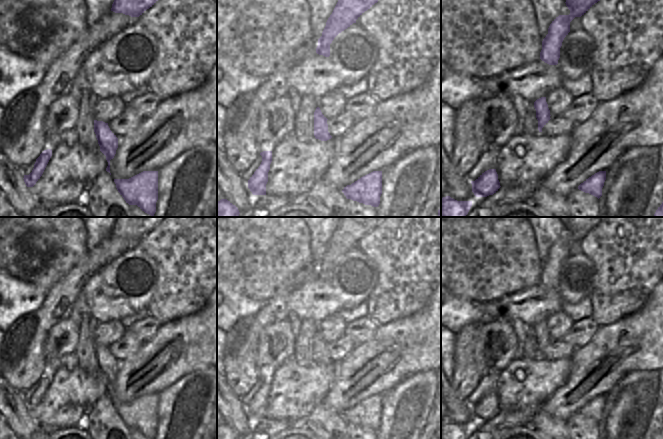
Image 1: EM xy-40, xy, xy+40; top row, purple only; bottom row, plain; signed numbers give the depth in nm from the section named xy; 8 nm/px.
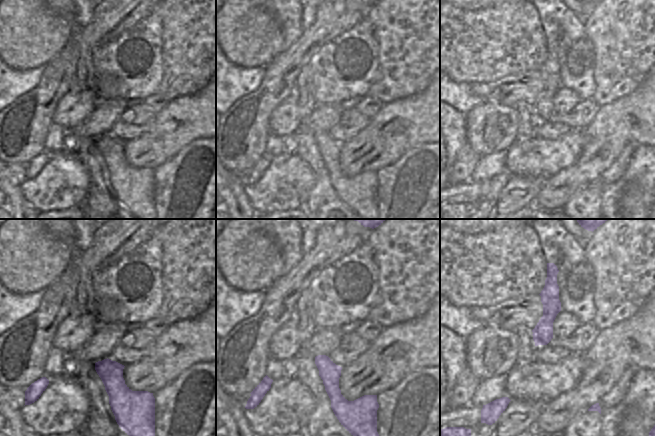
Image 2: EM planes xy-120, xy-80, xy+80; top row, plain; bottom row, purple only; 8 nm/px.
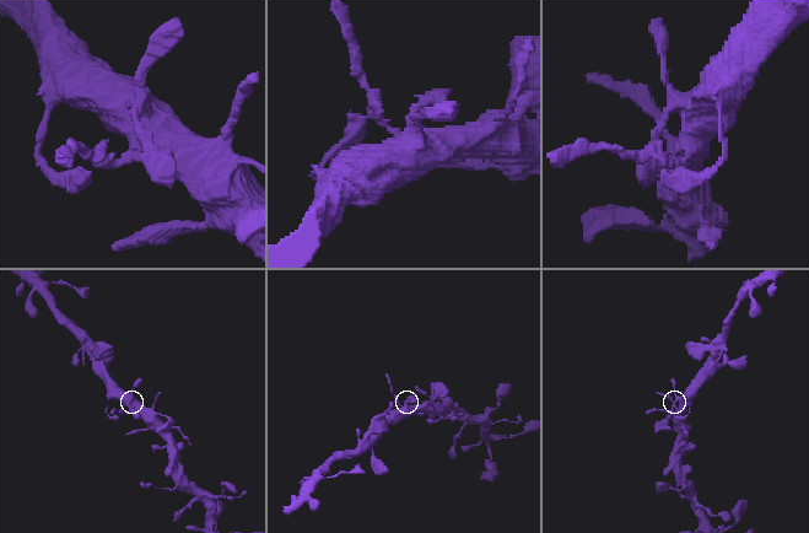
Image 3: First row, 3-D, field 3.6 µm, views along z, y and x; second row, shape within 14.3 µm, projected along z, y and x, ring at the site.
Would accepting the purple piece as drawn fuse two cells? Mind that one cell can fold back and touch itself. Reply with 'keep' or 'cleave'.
keep

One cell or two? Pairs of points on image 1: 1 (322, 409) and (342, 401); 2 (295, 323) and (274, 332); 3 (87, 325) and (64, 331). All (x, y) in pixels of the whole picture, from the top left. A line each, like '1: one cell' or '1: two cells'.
1: two cells
2: two cells
3: two cells

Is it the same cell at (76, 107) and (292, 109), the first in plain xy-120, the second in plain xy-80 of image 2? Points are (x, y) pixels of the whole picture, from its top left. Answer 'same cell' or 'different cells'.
same cell

